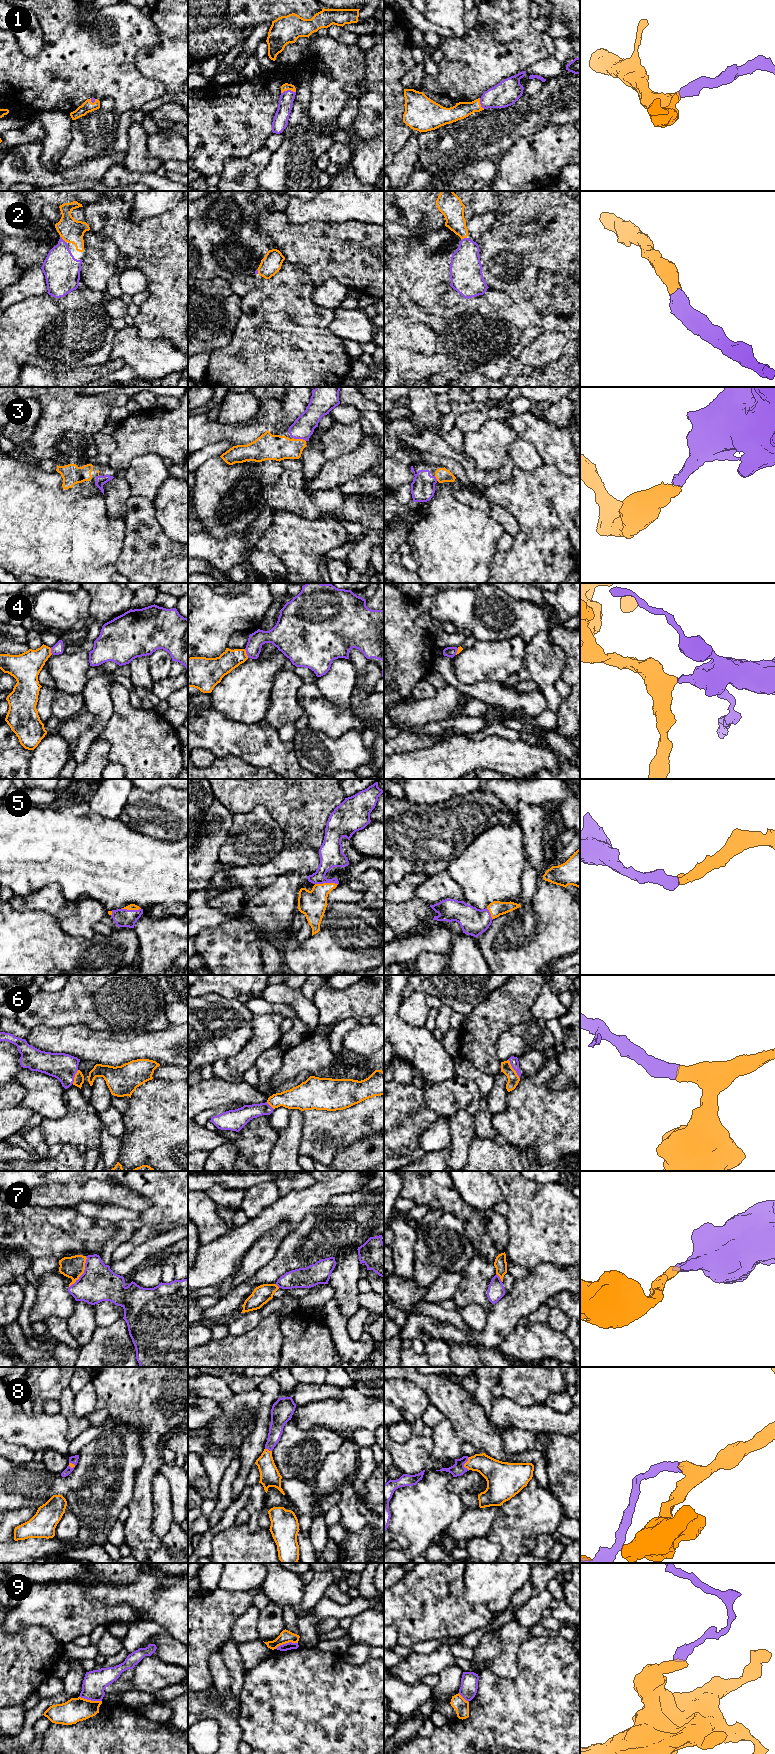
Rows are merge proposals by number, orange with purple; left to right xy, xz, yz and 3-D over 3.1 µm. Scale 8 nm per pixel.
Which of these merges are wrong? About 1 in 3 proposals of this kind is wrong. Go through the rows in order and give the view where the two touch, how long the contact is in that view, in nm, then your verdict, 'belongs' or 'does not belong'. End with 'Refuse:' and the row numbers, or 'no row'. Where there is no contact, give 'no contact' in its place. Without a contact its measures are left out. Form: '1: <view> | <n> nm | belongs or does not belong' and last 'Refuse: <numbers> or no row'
1: xz | 120 nm | belongs
2: xy | 70 nm | belongs
3: xz | 120 nm | belongs
4: xz | 80 nm | does not belong
5: xz | 180 nm | belongs
6: yz | 180 nm | belongs
7: xy | 300 nm | belongs
8: yz | 110 nm | belongs
9: xy | 190 nm | does not belong
Refuse: 4, 9

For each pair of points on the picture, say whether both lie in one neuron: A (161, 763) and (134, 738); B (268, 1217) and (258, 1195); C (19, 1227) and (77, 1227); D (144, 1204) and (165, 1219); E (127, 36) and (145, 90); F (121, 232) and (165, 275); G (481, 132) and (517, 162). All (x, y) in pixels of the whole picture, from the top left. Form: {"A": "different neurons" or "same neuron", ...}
{"A": "same neuron", "B": "different neurons", "C": "same neuron", "D": "different neurons", "E": "same neuron", "F": "same neuron", "G": "different neurons"}

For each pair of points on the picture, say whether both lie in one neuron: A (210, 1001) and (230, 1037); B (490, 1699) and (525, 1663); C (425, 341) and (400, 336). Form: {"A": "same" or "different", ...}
{"A": "same", "B": "same", "C": "same"}

